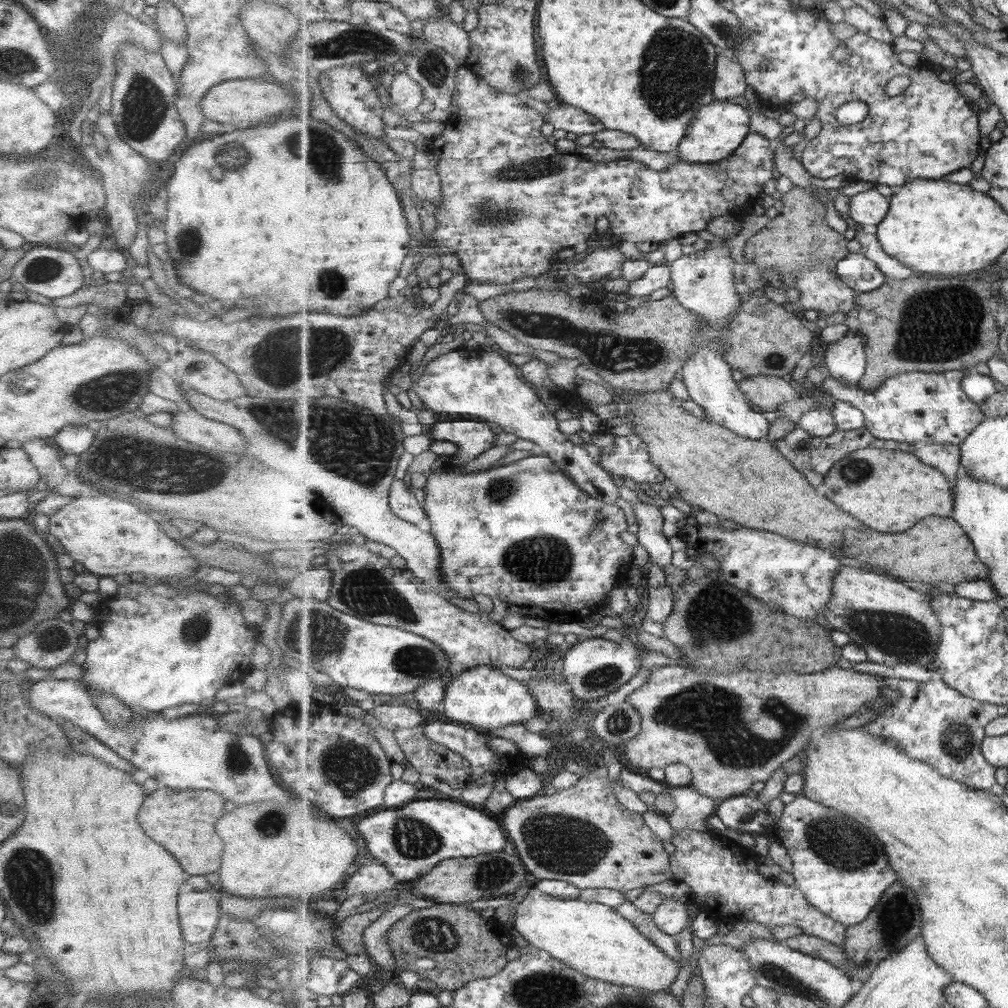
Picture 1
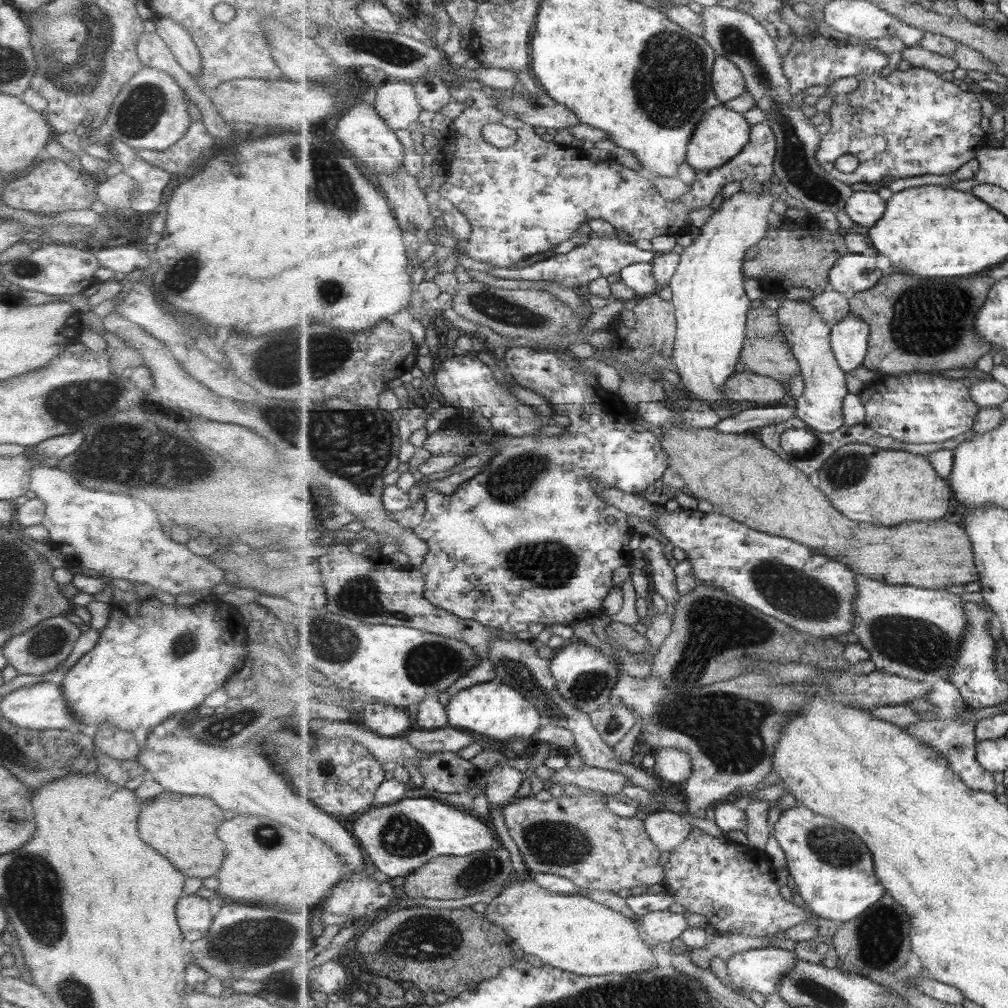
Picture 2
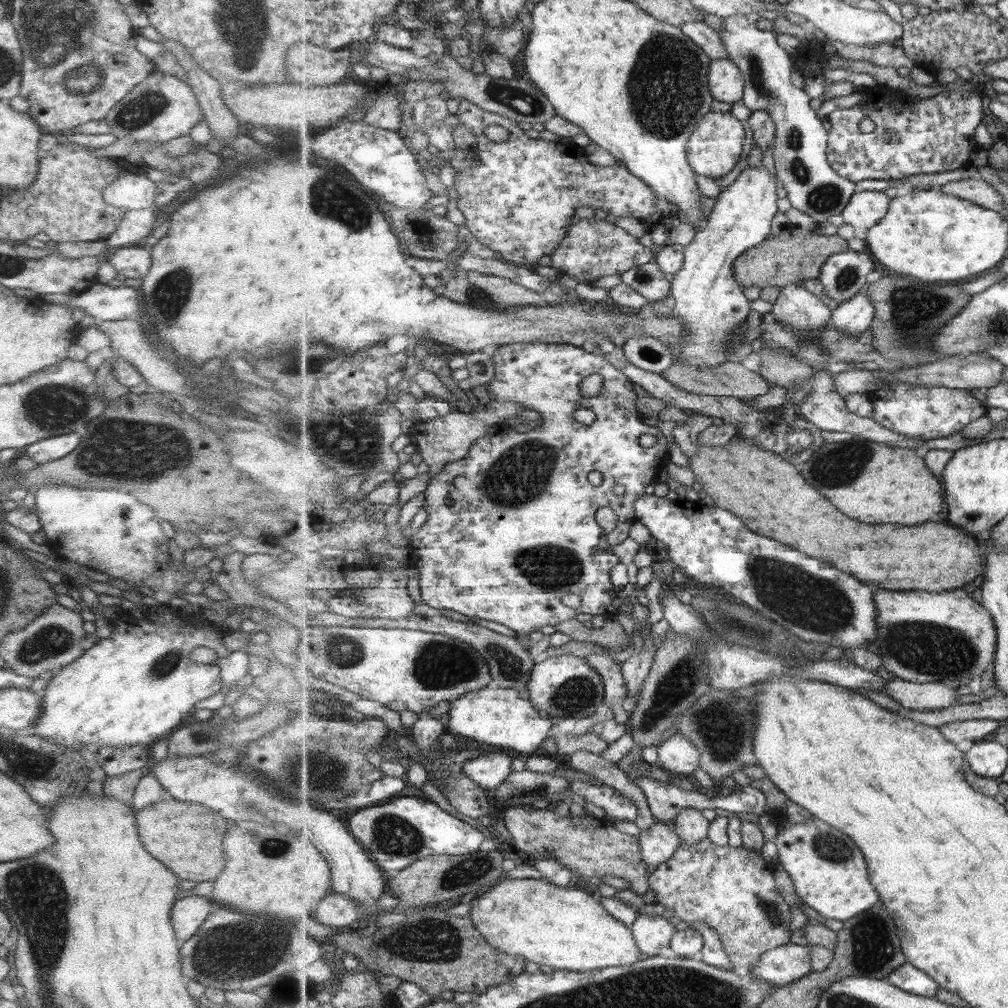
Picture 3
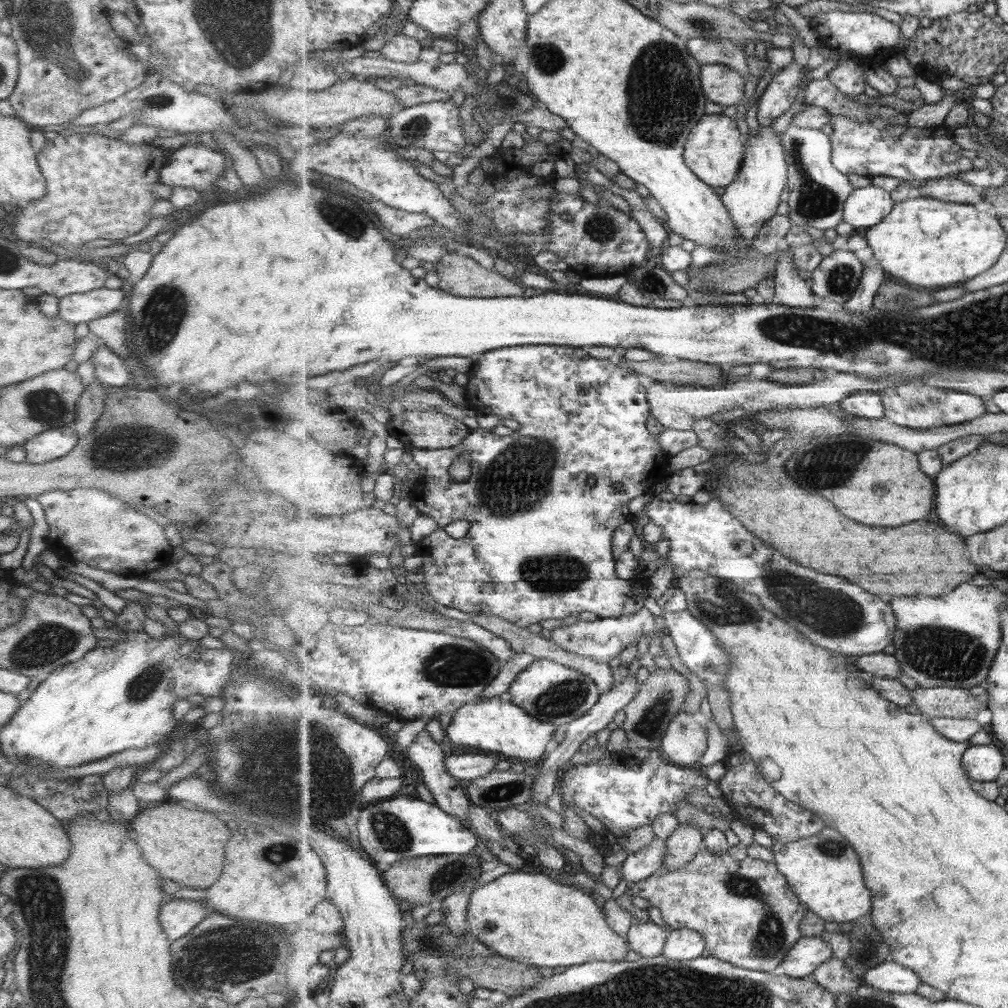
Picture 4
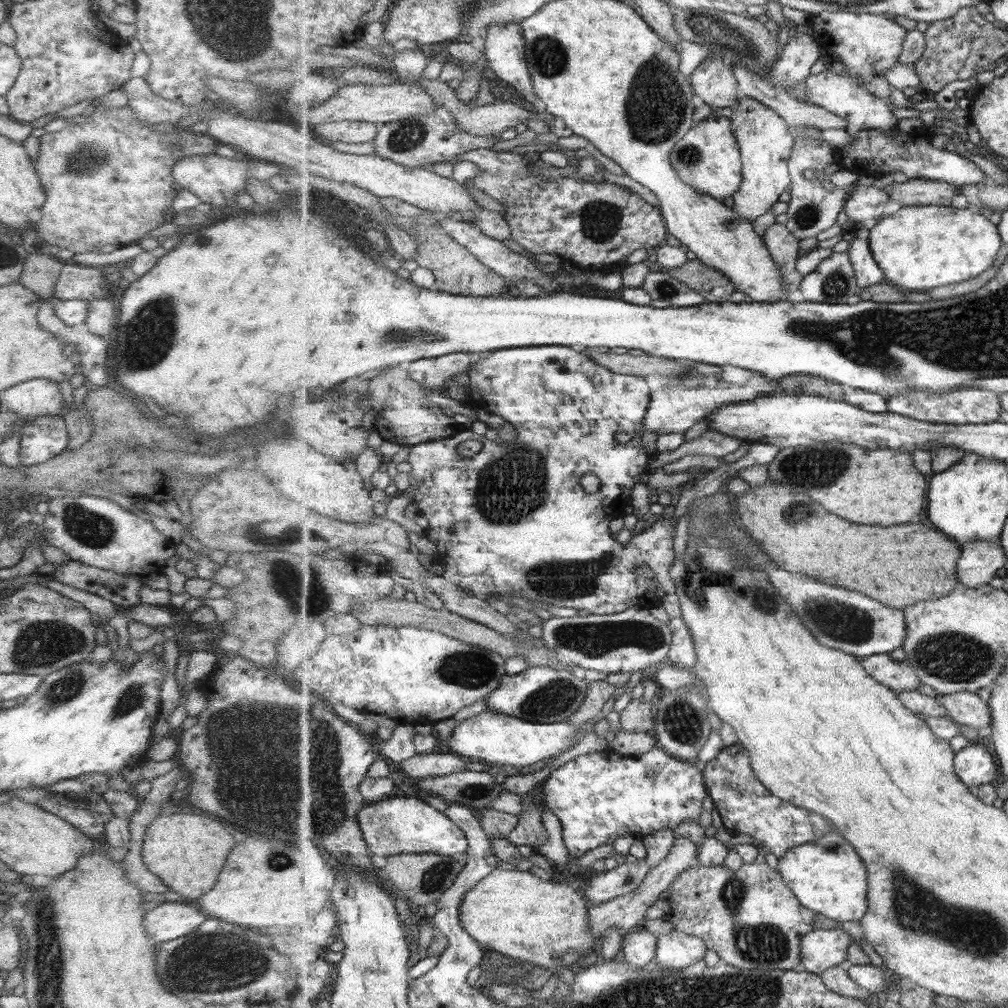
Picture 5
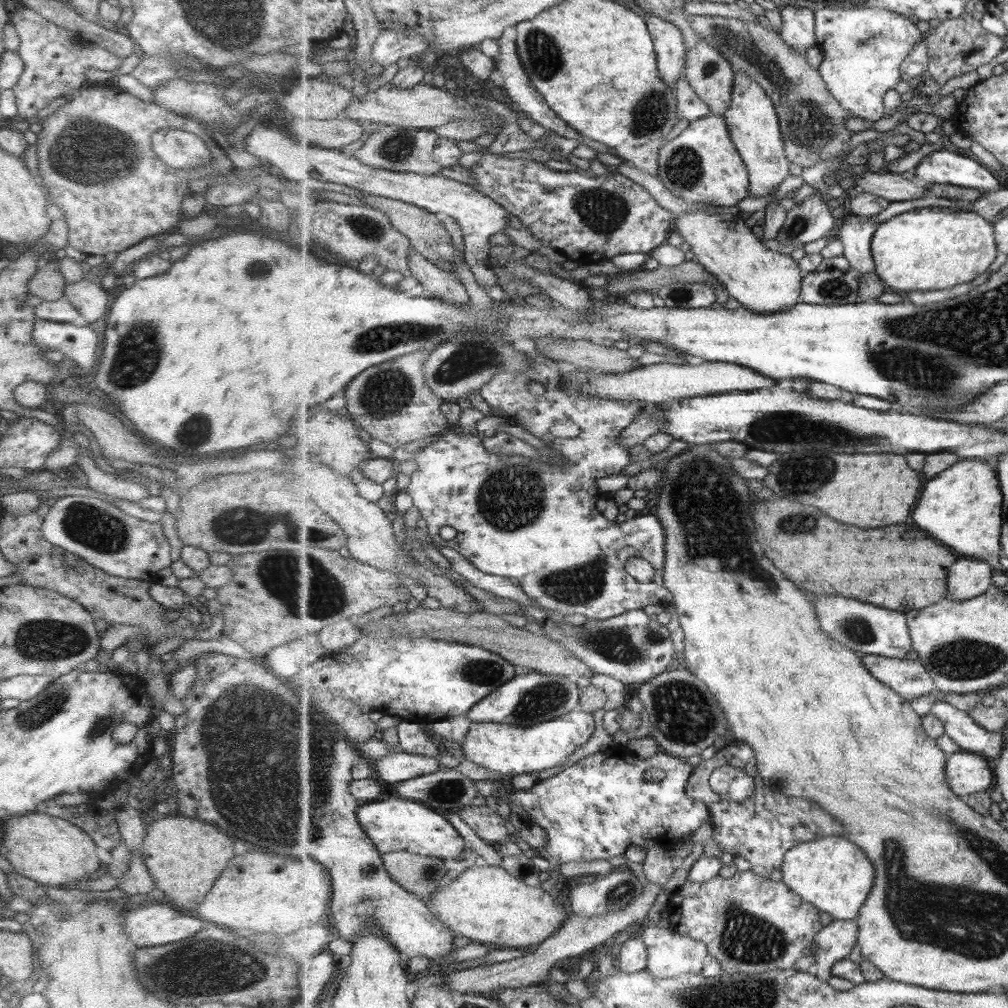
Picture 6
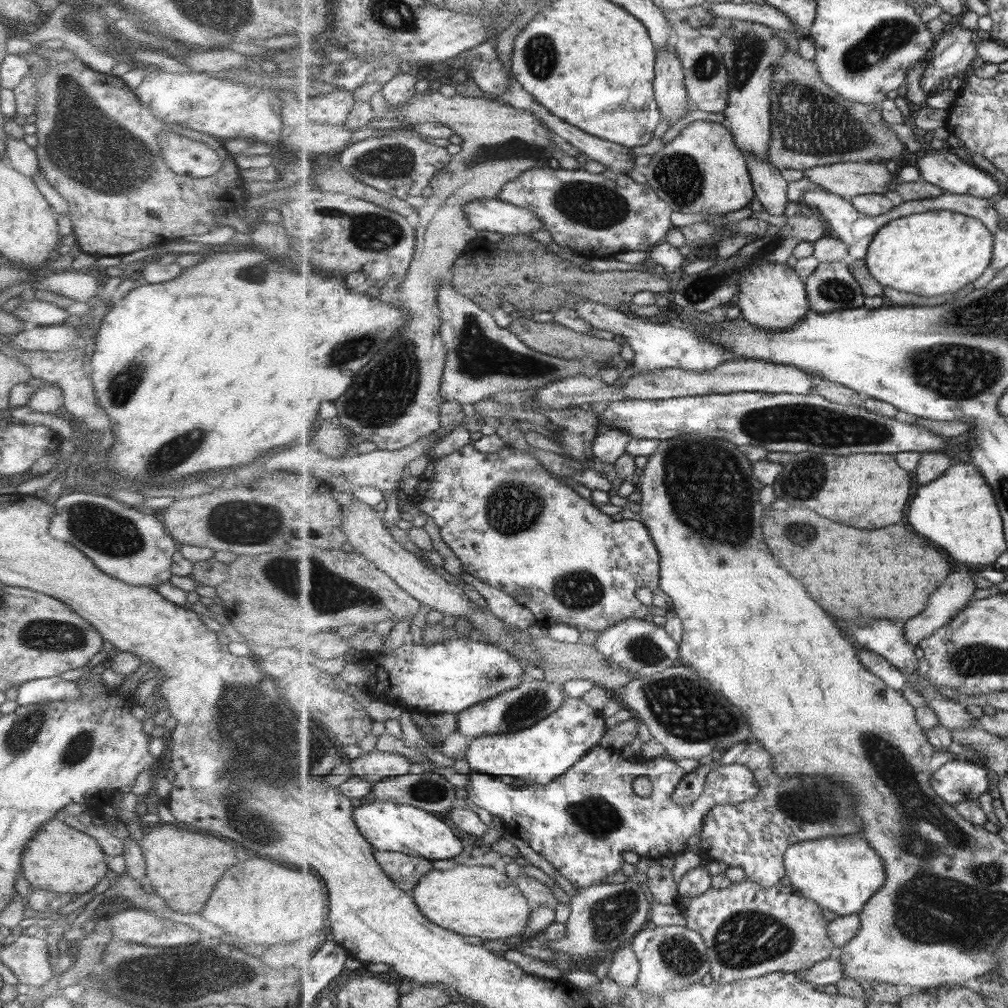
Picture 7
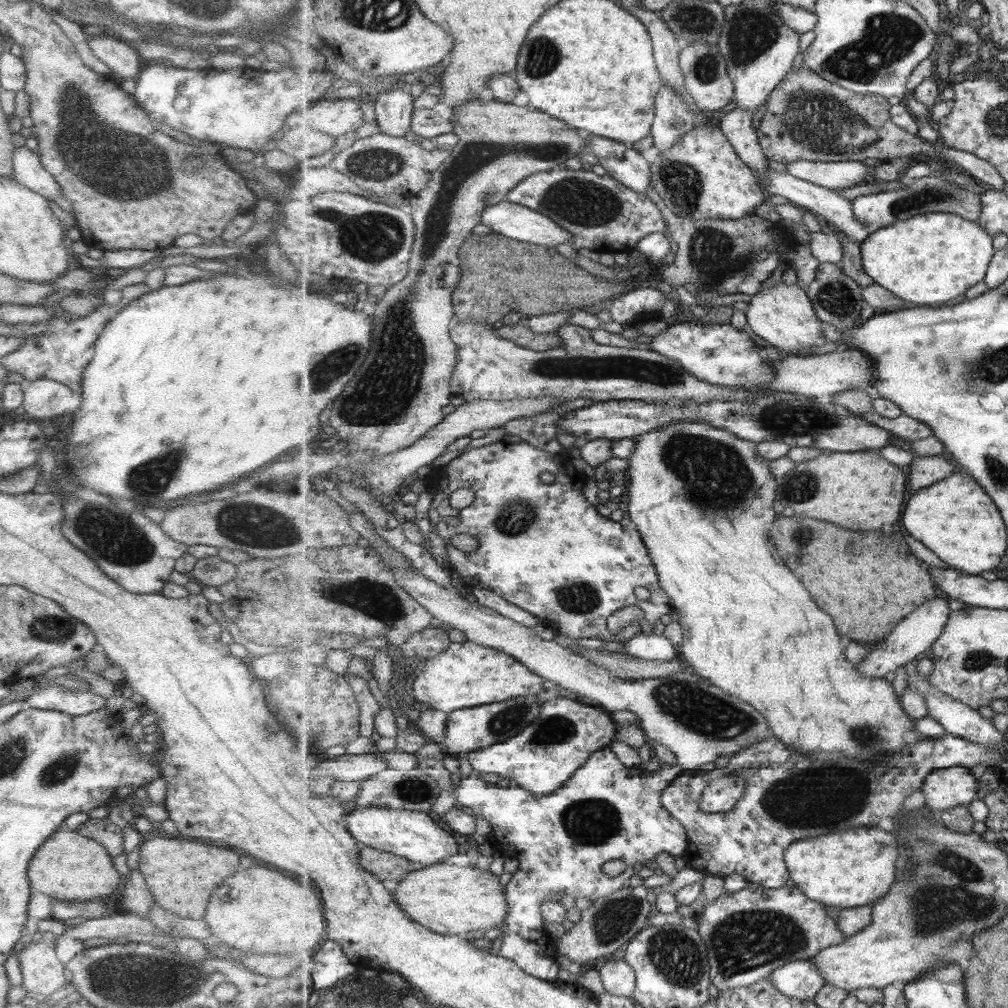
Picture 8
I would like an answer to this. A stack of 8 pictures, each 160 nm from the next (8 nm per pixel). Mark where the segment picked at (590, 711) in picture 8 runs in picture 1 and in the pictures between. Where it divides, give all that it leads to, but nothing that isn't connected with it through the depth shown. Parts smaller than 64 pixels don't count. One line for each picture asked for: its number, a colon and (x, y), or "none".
1: (483, 698)
2: (492, 708)
3: (496, 716)
4: (495, 725)
5: (491, 737)
6: (509, 749)
7: (539, 755)

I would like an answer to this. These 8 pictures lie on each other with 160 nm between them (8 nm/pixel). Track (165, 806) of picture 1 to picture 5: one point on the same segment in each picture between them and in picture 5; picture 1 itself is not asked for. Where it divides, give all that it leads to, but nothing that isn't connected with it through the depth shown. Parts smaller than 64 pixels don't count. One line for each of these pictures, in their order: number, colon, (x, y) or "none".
2: (182, 828)
3: (186, 838)
4: (184, 846)
5: (186, 852)

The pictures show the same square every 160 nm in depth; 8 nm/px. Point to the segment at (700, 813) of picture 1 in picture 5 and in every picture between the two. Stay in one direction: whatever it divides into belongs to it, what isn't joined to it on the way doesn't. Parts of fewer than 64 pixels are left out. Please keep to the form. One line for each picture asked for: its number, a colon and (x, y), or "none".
2: (669, 830)
3: (660, 842)
4: (638, 866)
5: (627, 878)

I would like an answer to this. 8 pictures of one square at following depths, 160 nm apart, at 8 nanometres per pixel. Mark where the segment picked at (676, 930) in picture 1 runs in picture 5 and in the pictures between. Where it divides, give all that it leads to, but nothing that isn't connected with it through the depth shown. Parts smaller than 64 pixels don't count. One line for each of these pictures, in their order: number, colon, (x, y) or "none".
2: (659, 926)
3: (653, 934)
4: (647, 939)
5: (639, 946)

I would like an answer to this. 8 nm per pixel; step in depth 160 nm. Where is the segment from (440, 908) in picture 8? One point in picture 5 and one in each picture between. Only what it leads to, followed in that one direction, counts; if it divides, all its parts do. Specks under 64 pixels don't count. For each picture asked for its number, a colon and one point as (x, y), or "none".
5: (524, 917)
6: (487, 904)
7: (480, 901)

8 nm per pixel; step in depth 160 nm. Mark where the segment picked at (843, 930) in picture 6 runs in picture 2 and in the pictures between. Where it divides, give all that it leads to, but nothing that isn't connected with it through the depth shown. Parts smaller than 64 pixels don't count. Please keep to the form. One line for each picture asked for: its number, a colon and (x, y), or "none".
2: (761, 970)
3: (781, 966)
4: (810, 952)
5: (822, 949)

